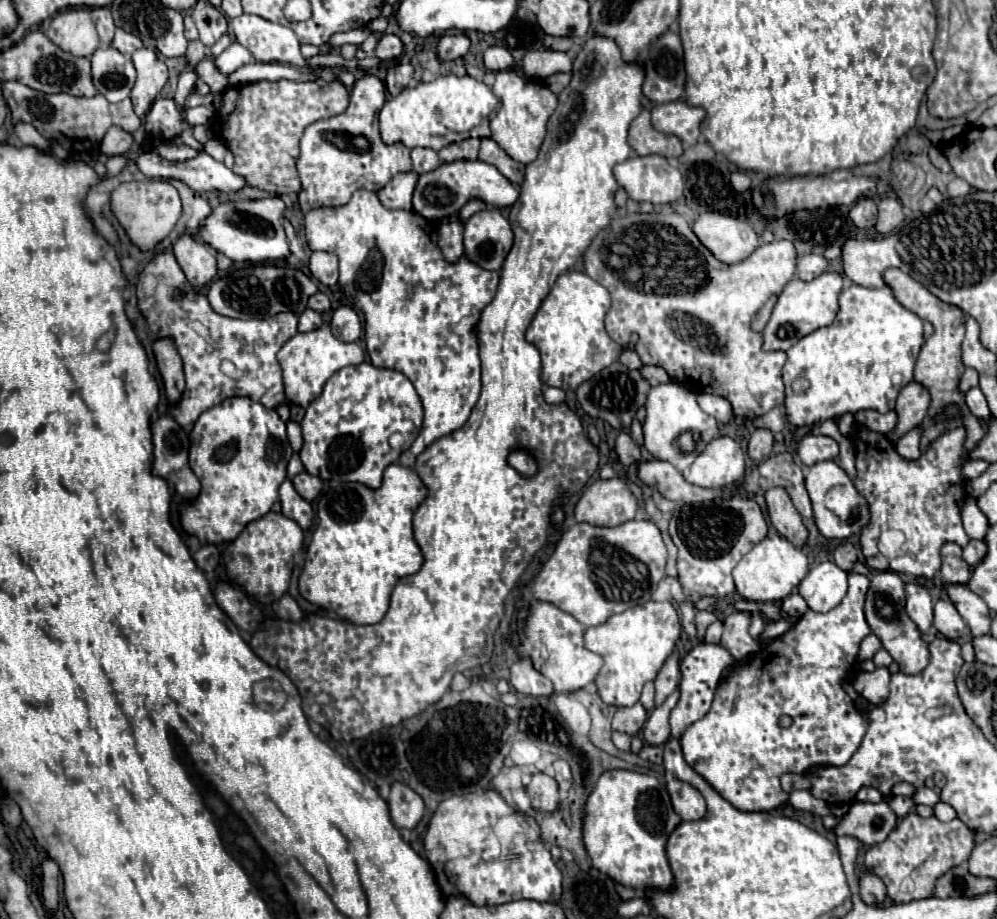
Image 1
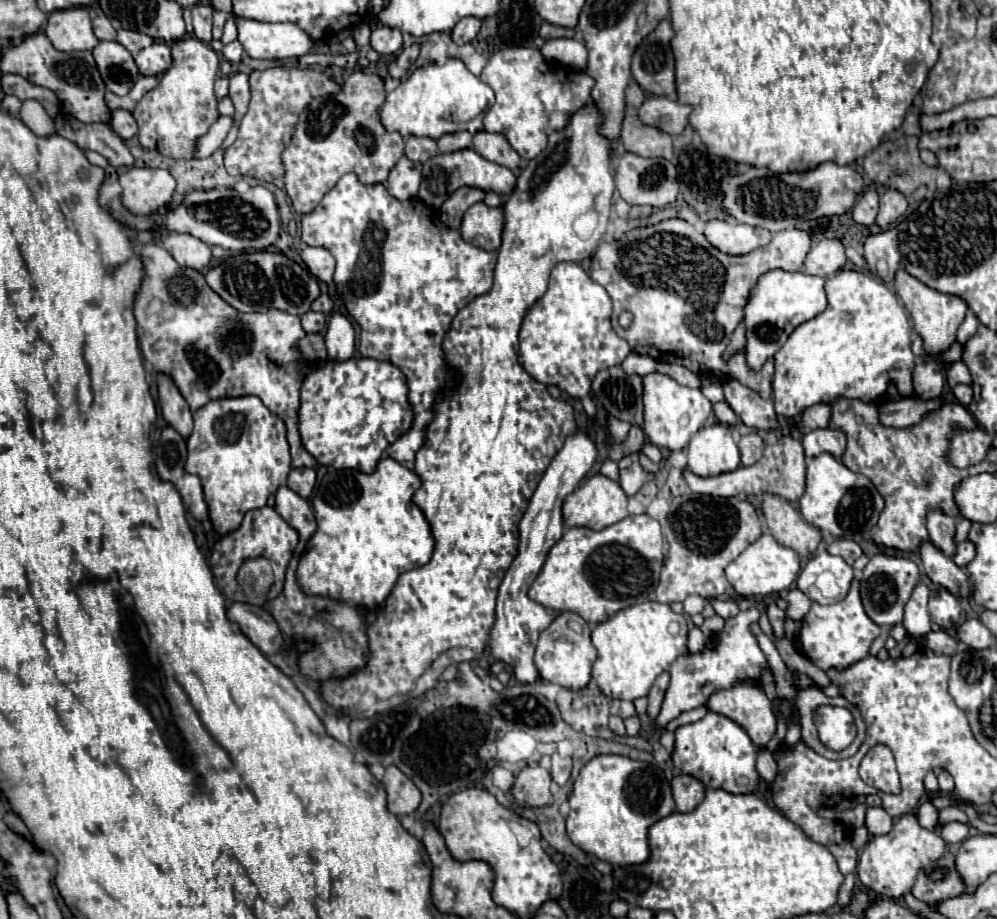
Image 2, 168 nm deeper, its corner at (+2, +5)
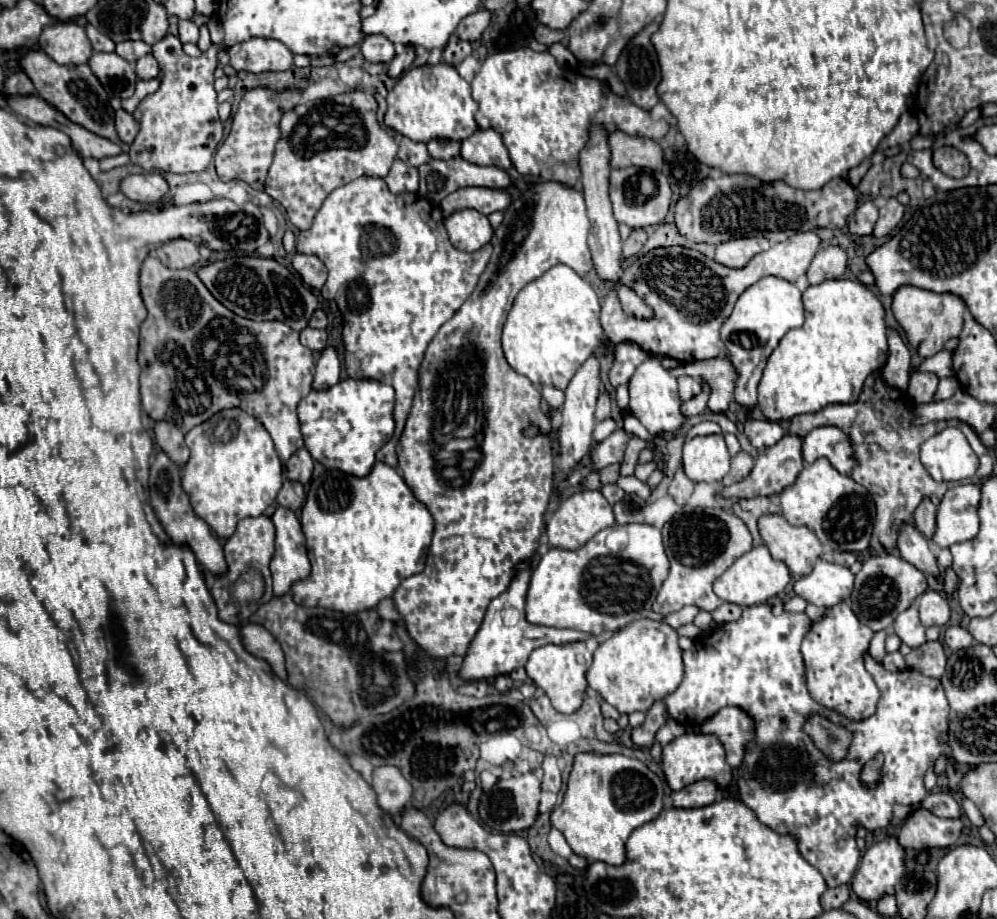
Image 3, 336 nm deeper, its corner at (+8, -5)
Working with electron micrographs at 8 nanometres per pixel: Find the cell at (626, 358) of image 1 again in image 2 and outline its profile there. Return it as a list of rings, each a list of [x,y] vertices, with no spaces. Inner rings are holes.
[[[628,355],[622,363],[622,369],[630,371],[630,375],[636,373],[636,375],[644,377],[644,375],[656,371],[656,361],[650,359],[648,355]]]

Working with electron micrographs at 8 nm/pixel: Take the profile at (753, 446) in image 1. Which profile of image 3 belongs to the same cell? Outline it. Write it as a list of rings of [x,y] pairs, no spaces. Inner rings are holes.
[[[740,451],[740,453],[732,459],[732,469],[730,469],[730,473],[720,481],[720,485],[726,487],[726,485],[732,485],[732,483],[742,481],[742,479],[752,471],[752,465],[754,465],[752,457],[750,457],[748,453]]]

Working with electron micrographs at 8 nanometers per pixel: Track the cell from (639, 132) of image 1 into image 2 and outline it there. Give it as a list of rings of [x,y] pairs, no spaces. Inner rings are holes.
[[[638,85],[626,89],[626,115],[622,121],[622,143],[626,151],[642,157],[664,157],[672,159],[672,137],[656,127],[650,127],[640,121],[638,109],[644,101],[644,93]]]

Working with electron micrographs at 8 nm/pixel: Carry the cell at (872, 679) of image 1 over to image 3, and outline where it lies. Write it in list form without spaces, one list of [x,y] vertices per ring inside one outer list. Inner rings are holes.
[[[876,631],[872,641],[870,641],[870,647],[868,647],[868,653],[876,659],[876,661],[882,661],[882,657],[886,655],[884,651],[884,641],[886,641],[886,631]]]

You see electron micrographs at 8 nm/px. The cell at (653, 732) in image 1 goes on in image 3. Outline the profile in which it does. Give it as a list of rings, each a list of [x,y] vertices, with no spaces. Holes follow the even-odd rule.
[[[752,605],[742,611],[742,617],[732,623],[722,623],[708,635],[698,635],[688,651],[684,651],[684,679],[674,693],[666,697],[668,717],[680,721],[682,725],[702,725],[712,715],[716,715],[722,707],[740,707],[746,711],[754,721],[754,739],[746,743],[744,759],[738,767],[738,793],[740,801],[750,807],[756,817],[778,833],[792,833],[798,839],[798,849],[802,857],[814,865],[828,887],[838,887],[842,883],[850,883],[856,867],[858,867],[858,849],[856,849],[856,829],[878,829],[888,827],[892,819],[892,807],[896,803],[920,807],[922,799],[926,797],[924,789],[924,773],[926,769],[942,755],[948,755],[948,777],[950,787],[960,789],[960,777],[972,765],[960,765],[952,761],[948,745],[938,741],[938,733],[946,731],[948,727],[948,701],[944,697],[944,689],[938,679],[926,677],[914,669],[904,669],[890,673],[882,667],[882,663],[874,661],[868,653],[864,655],[866,671],[874,677],[882,697],[878,701],[878,709],[872,717],[864,721],[848,721],[846,717],[818,705],[804,681],[804,663],[800,655],[800,643],[812,629],[812,619],[806,613],[790,613],[784,611],[782,615],[774,615],[770,605]],[[810,715],[822,715],[830,721],[846,727],[852,733],[852,743],[848,747],[848,755],[834,763],[828,761],[826,755],[814,745],[810,735],[804,733],[804,723]],[[878,753],[884,753],[882,777],[878,783],[866,785],[860,779],[862,767],[872,761]]]

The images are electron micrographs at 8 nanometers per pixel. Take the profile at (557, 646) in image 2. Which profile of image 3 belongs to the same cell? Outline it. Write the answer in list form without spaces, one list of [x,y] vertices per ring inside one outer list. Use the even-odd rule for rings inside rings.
[[[570,643],[570,645],[544,645],[532,651],[528,663],[526,663],[526,673],[528,677],[544,689],[548,699],[552,701],[552,707],[558,713],[570,715],[580,709],[584,695],[586,695],[586,671],[592,663],[592,653],[586,649],[584,643]]]

